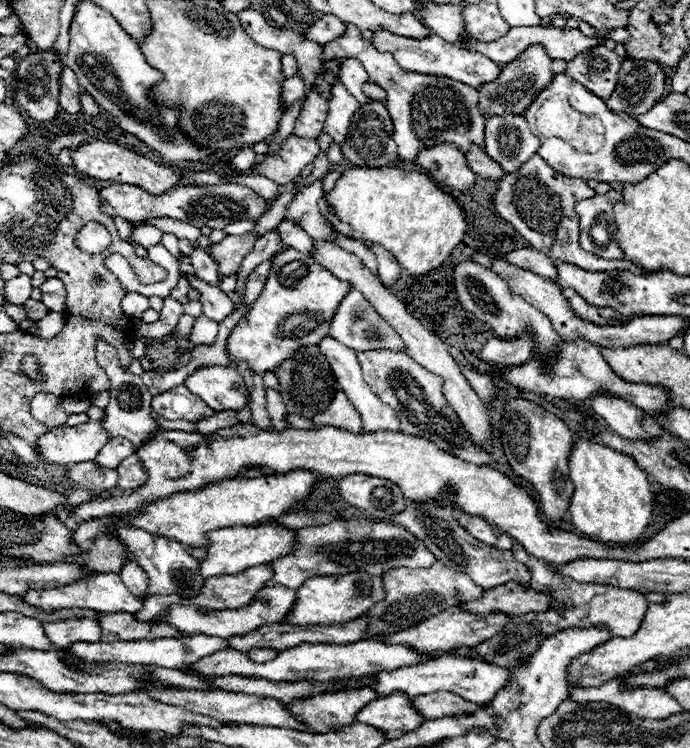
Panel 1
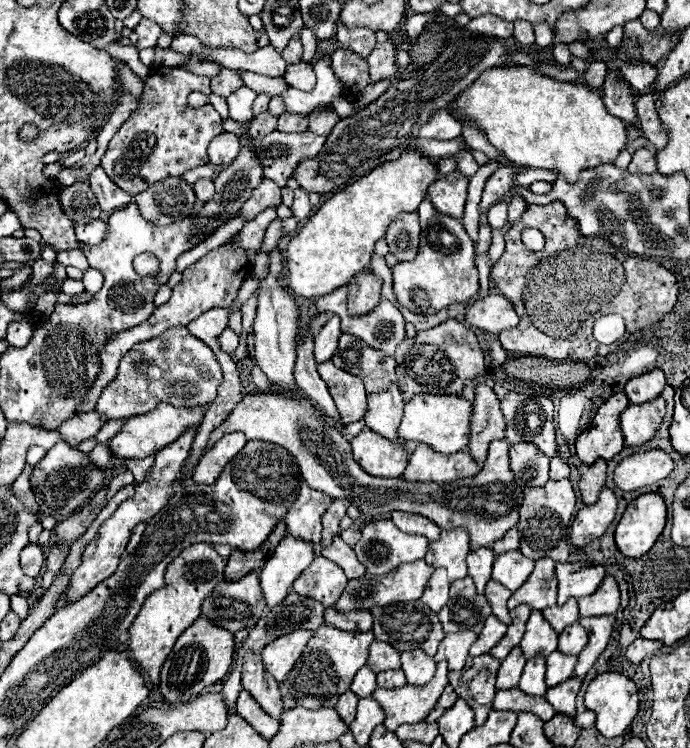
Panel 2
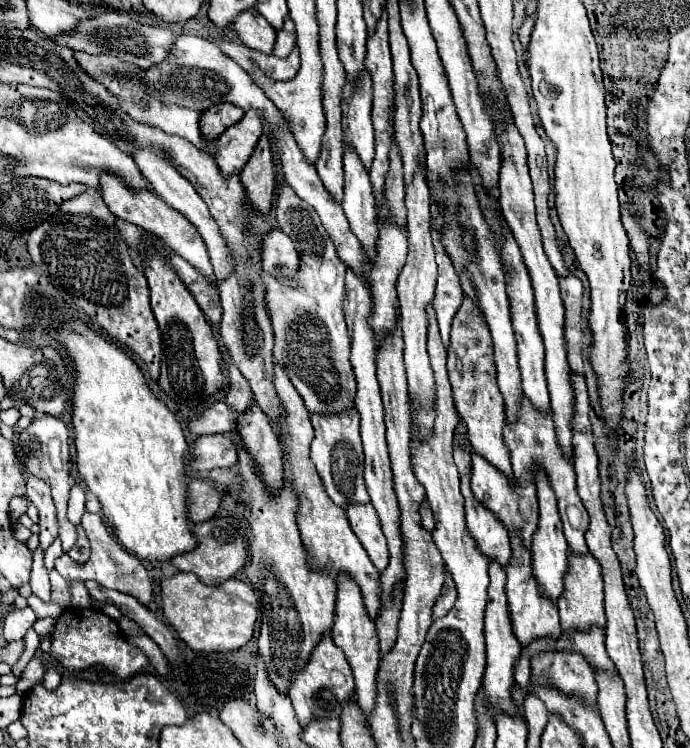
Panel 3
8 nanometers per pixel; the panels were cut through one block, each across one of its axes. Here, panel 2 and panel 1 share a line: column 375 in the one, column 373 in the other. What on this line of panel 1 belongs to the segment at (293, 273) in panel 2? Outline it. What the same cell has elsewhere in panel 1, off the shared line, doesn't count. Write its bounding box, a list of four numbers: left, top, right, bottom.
[326,168,466,274]

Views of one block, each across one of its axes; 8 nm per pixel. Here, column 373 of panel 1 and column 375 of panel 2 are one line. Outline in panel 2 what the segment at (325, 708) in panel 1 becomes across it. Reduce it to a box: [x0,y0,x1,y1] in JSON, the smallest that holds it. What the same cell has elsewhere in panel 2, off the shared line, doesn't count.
[372,662,448,732]

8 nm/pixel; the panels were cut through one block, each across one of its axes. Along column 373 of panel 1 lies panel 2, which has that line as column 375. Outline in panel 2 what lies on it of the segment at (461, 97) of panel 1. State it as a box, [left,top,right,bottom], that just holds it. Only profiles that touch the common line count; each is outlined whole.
[366,40,398,82]

